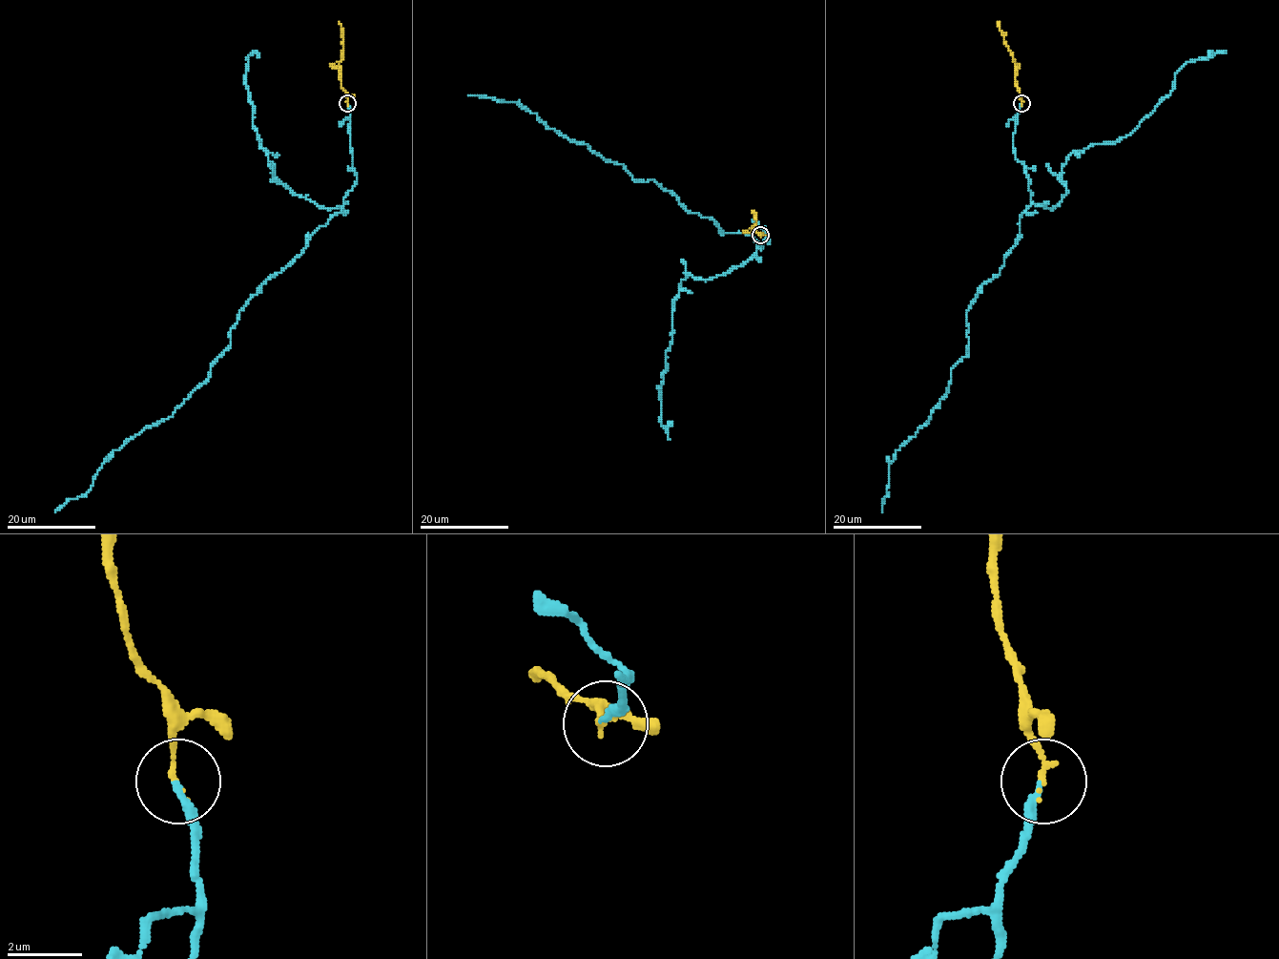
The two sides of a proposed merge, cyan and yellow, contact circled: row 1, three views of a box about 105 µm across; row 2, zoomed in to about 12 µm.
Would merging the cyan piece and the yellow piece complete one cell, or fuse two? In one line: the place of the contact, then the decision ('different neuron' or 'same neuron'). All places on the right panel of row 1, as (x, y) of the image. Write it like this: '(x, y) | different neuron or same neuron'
(1021, 103) | same neuron

